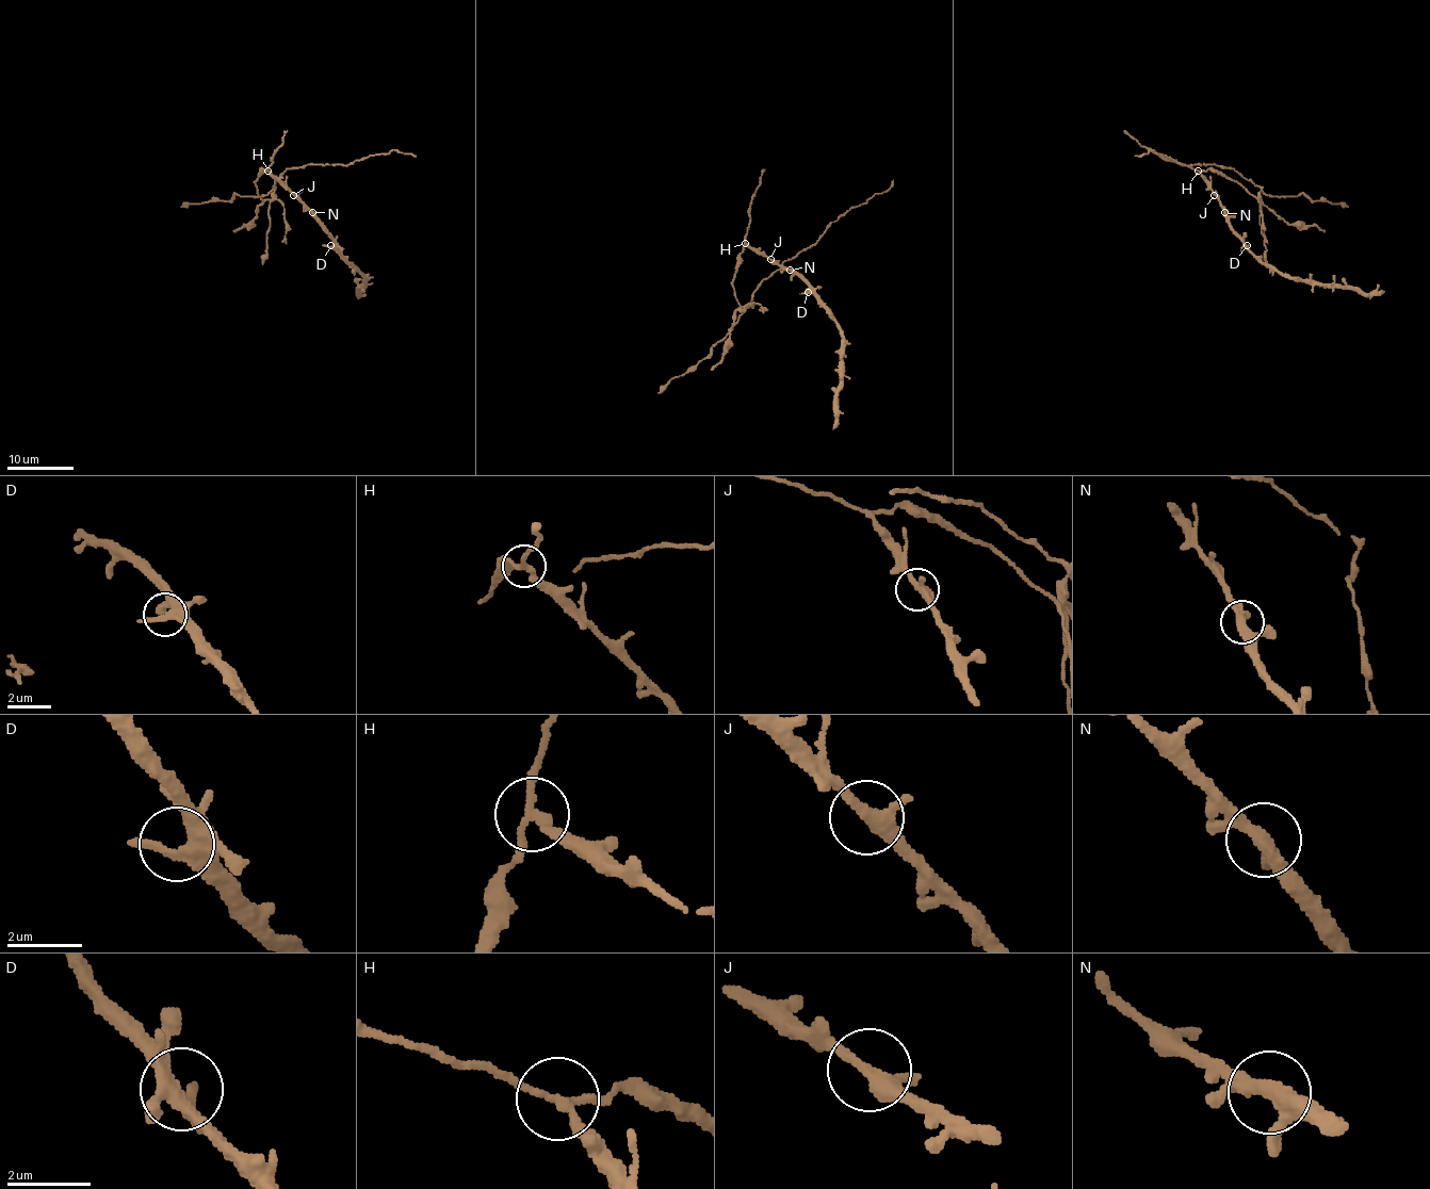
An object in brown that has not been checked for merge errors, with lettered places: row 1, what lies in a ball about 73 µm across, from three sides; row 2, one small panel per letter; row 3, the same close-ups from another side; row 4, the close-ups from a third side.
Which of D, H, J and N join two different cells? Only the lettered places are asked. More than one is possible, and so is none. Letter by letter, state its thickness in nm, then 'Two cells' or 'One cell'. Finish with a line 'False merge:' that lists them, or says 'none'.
D: Thickness 340 nm. One cell
H: Thickness 220 nm. Two cells
J: Thickness 300 nm. One cell
N: Thickness 320 nm. One cell
False merge: H

